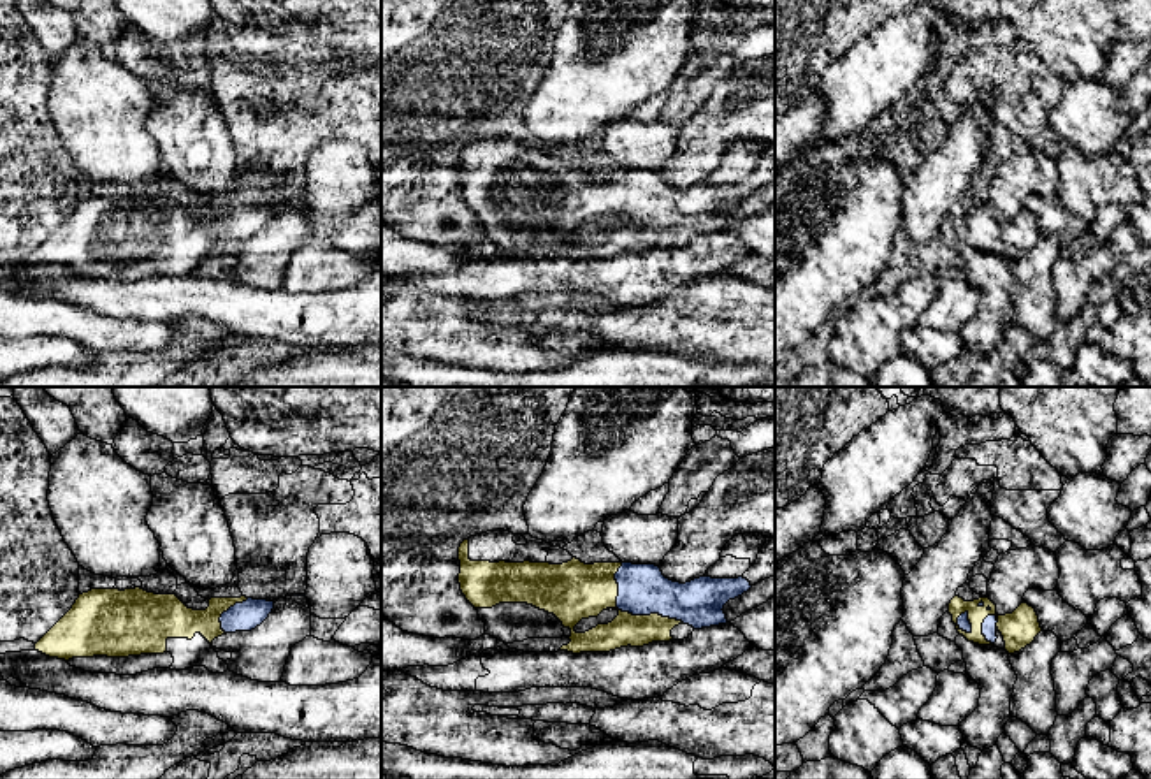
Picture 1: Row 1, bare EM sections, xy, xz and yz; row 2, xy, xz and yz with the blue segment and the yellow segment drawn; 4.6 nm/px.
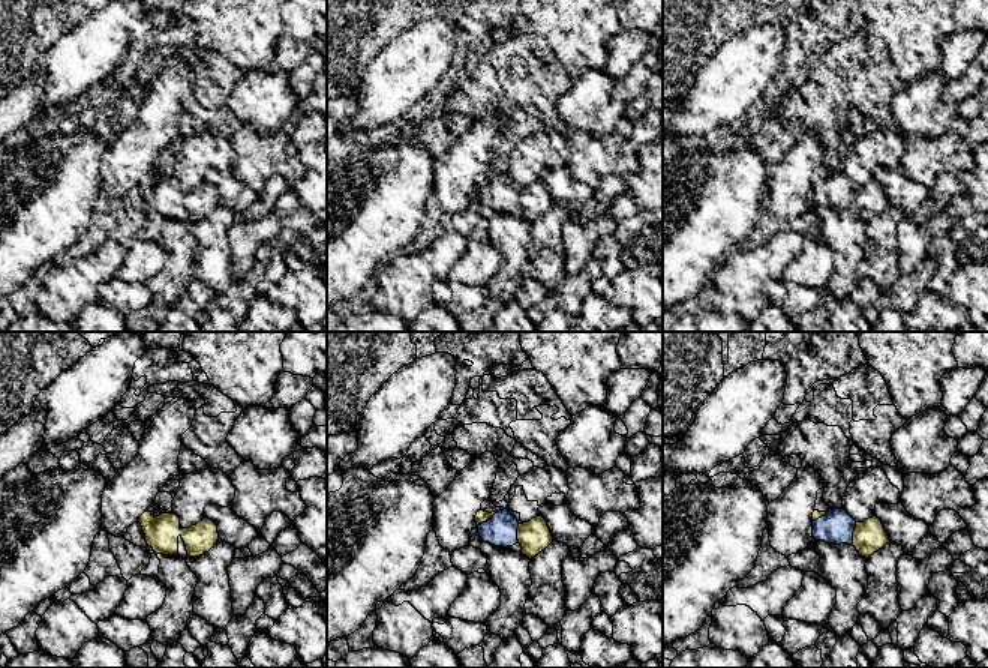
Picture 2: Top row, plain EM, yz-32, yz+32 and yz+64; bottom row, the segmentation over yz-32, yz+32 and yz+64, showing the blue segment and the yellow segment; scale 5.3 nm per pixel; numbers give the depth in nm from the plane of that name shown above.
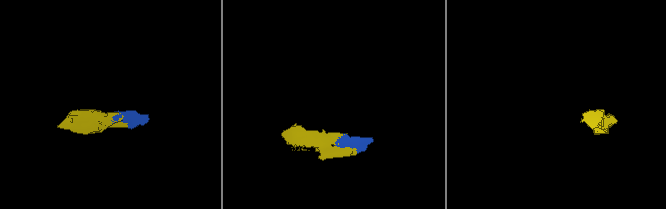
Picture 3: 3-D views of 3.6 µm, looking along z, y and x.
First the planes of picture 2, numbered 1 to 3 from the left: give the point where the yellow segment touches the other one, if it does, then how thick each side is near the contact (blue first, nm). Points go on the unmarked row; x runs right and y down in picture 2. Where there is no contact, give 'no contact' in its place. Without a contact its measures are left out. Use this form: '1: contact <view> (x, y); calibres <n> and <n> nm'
1: no contact
2: contact yz+32 (488, 183); calibres 180 and 70 nm
3: contact yz+64 (852, 197); calibres 180 and 170 nm

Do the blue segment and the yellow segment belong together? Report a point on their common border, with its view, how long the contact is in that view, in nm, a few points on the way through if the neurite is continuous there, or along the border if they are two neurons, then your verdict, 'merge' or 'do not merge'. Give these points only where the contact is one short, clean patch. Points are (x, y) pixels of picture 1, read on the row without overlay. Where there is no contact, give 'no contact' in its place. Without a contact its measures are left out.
meets blue in xz at (629, 218); contact 400 nm long; merge

